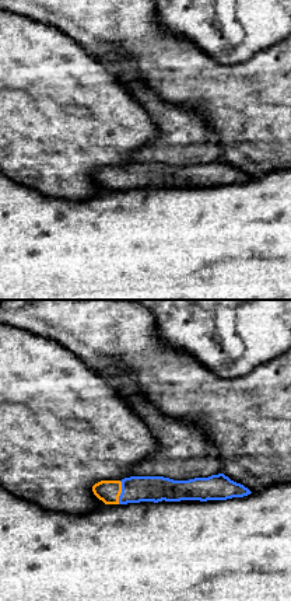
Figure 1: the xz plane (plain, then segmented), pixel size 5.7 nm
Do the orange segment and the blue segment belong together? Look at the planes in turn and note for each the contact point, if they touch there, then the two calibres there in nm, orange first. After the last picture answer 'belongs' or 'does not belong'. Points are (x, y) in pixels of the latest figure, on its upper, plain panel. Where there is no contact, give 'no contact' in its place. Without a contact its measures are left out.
contact (121, 178); calibres 130 and 160 nm

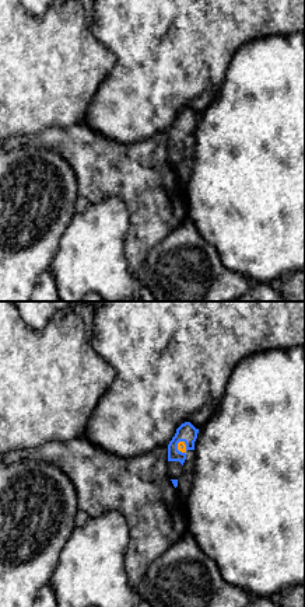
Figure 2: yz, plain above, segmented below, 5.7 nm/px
contact (185, 132); calibres 50 and 110 nm

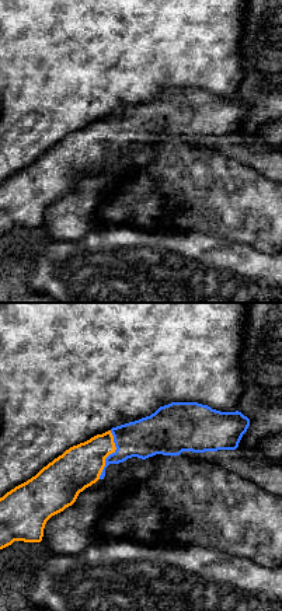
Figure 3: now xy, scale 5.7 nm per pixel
contact (110, 139); calibres 240 and 220 nm

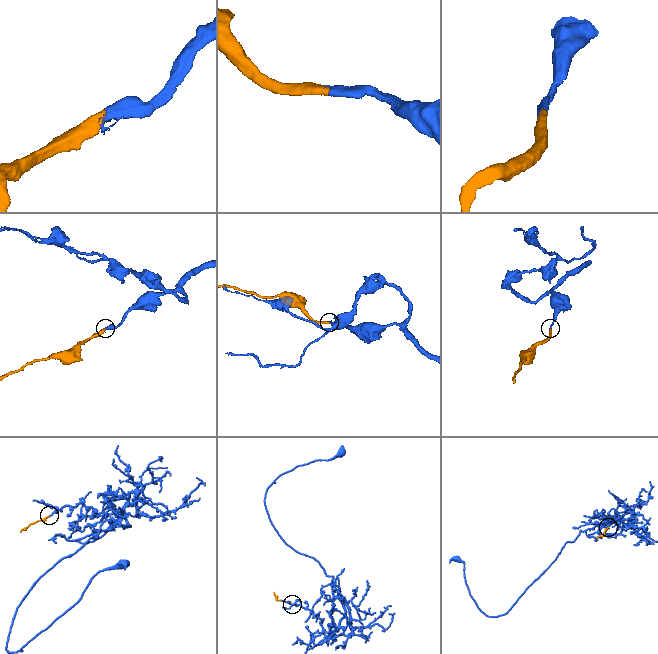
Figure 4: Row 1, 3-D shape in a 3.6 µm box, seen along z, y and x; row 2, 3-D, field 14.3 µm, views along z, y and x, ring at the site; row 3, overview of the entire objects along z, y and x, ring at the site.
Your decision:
belongs

